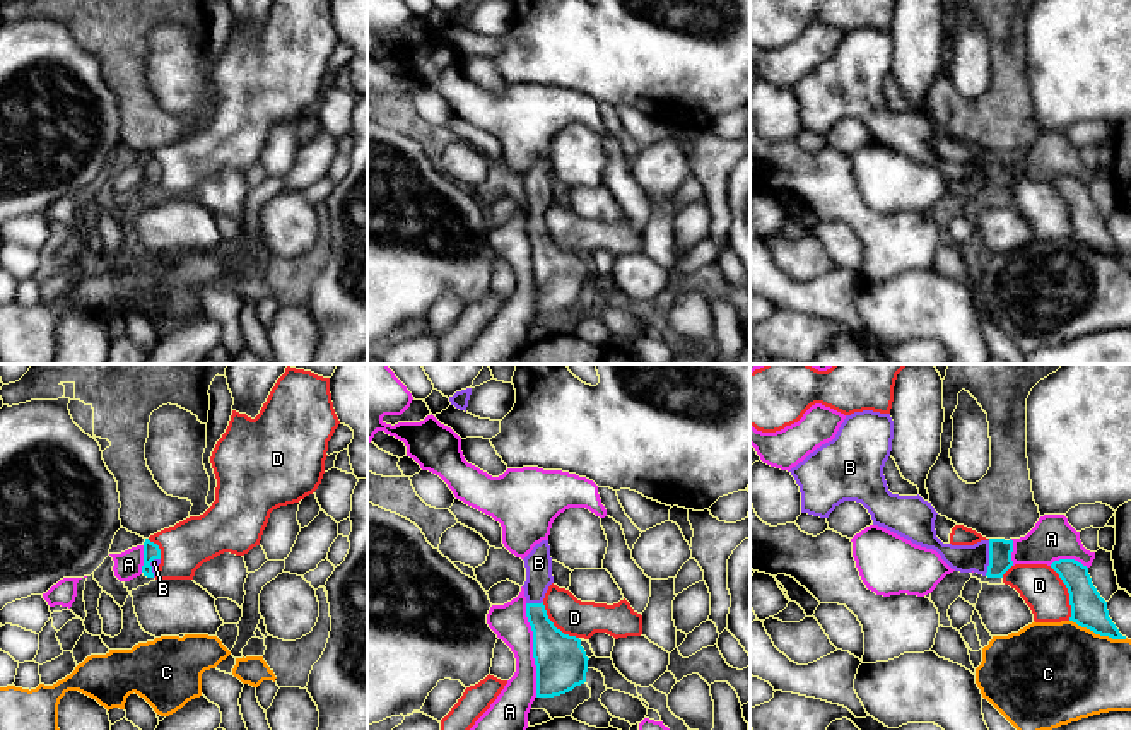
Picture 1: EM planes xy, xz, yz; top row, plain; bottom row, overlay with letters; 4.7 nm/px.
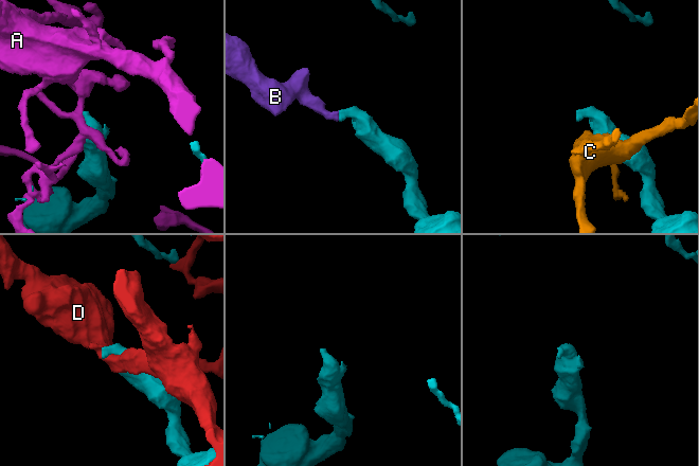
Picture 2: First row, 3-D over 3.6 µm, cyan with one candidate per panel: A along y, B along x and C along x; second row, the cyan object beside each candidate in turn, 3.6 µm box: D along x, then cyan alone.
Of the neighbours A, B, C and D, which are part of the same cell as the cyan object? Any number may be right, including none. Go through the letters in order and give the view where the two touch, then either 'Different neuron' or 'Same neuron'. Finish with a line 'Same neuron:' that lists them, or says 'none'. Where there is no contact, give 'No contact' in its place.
A: Touches cyan in xz. Different neuron
B: Touches cyan in yz. Same neuron
C: Touches cyan in yz. Different neuron
D: Touches cyan in yz. Different neuron
Same neuron: B

